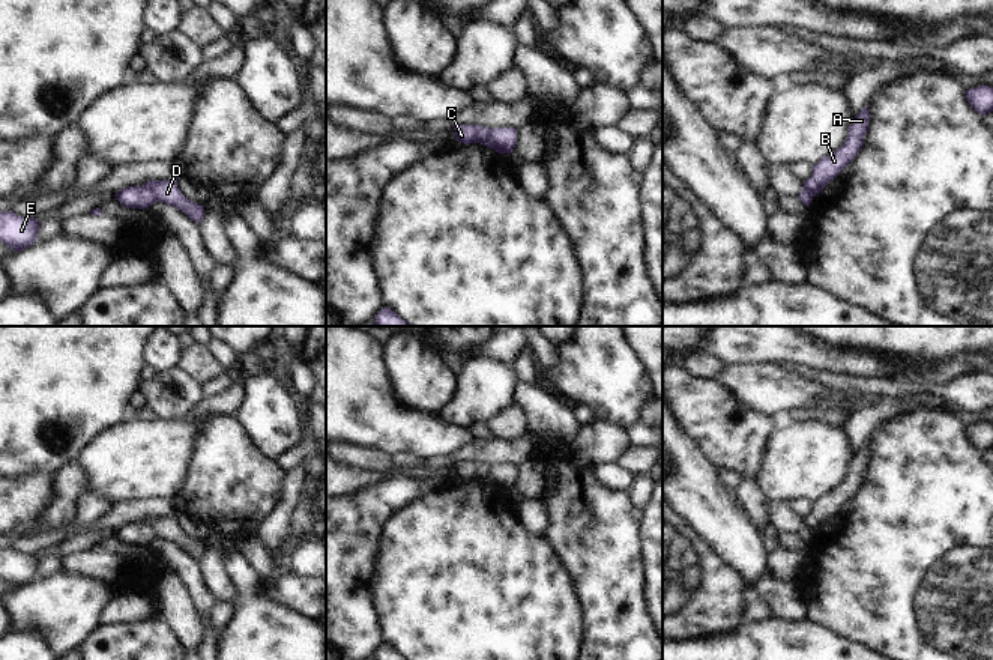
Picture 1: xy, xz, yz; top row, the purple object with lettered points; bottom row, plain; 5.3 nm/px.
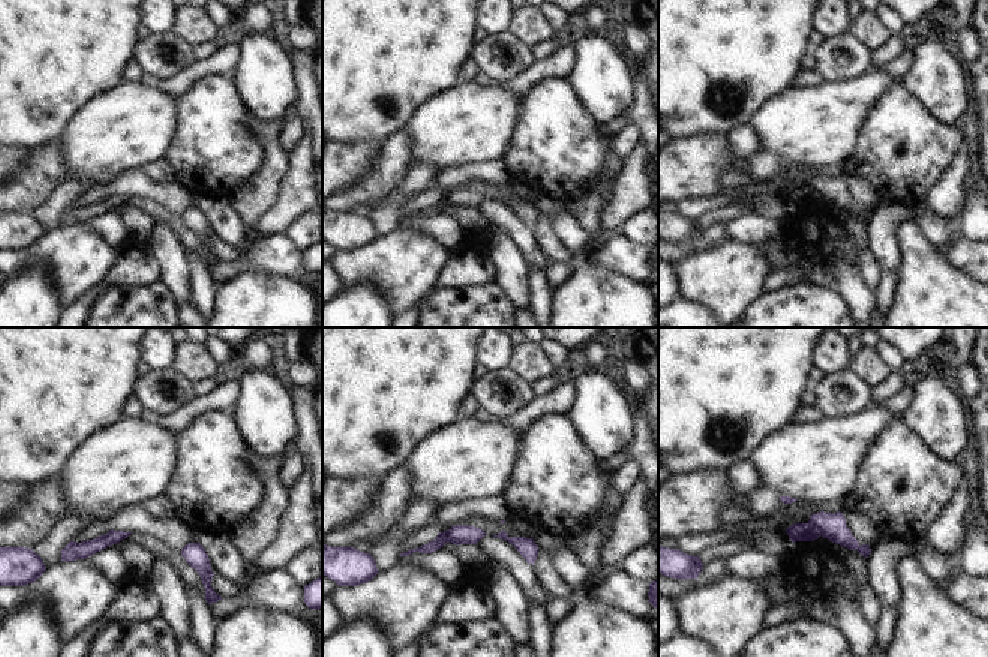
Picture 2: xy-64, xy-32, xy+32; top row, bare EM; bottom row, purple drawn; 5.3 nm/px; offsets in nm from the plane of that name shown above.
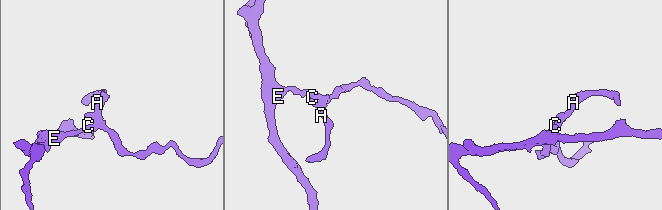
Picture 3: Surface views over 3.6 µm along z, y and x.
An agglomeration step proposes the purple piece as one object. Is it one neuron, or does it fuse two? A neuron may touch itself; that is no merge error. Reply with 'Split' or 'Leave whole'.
Split.

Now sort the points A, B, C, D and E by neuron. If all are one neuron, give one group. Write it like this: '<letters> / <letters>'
A B D / C E

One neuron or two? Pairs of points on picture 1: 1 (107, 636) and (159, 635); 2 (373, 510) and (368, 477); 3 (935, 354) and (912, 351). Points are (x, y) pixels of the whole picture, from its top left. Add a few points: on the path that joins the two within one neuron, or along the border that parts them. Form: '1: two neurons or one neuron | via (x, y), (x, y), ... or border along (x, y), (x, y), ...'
1: one neuron | via (120, 636), (146, 636)
2: two neurons | border along (388, 477), (374, 486), (341, 498)
3: one neuron | via (929, 351), (918, 351)

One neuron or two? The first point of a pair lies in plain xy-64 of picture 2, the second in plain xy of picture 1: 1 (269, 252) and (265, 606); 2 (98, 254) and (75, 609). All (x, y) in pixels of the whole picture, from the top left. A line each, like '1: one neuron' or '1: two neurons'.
1: two neurons
2: one neuron

